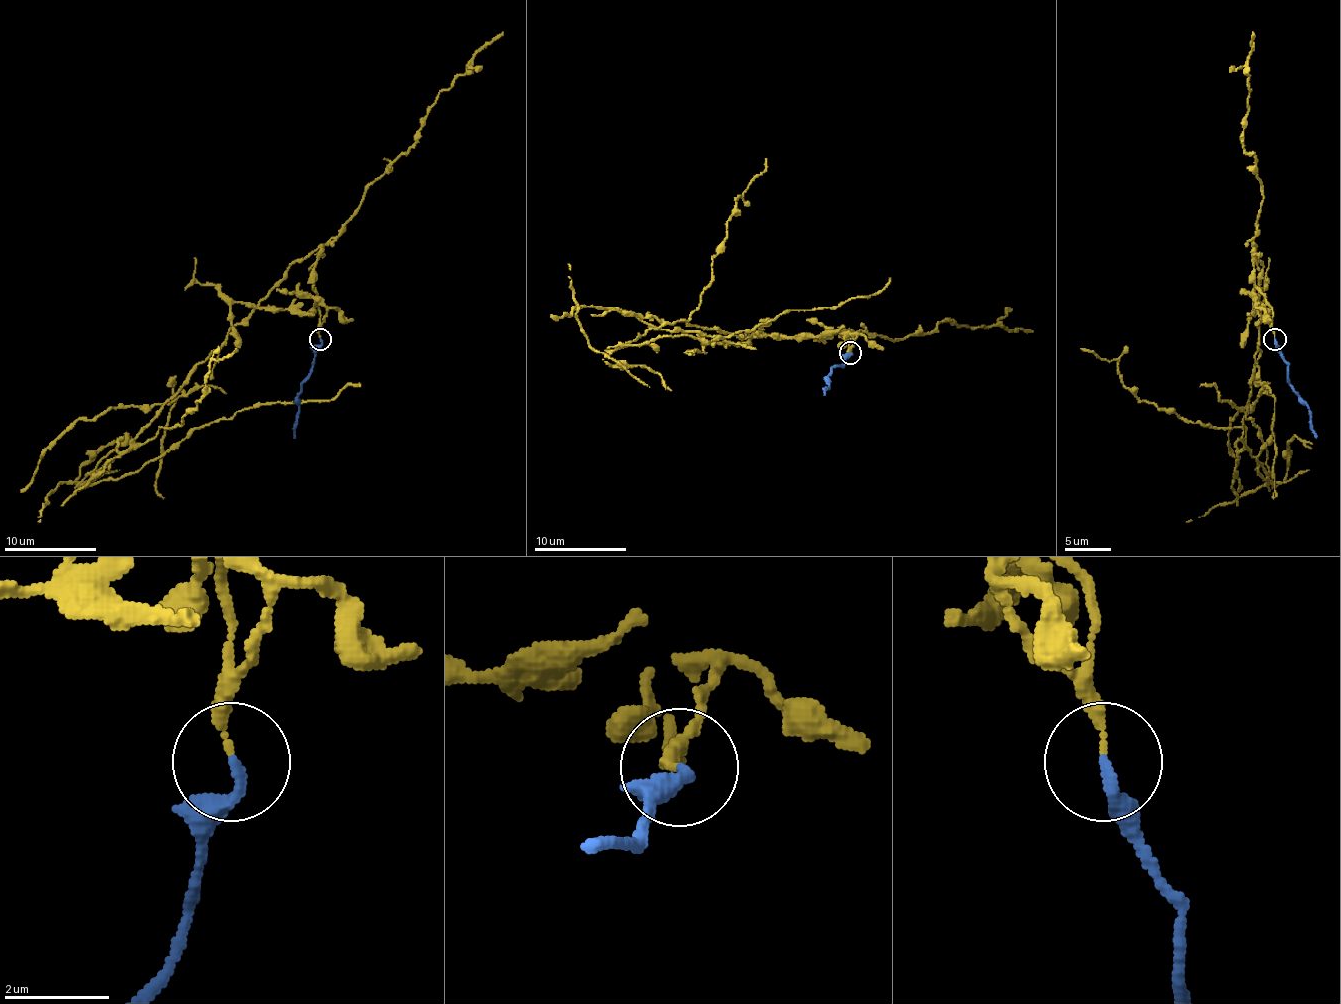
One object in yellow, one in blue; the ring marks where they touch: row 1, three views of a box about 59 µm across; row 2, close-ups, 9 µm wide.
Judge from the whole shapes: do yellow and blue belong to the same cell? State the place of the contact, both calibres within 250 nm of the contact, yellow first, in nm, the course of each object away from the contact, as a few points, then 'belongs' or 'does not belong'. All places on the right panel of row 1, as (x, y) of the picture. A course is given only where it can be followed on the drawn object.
at (1274, 339); 180 nm thick on the yellow side, 190 nm on the other; yellow runs (1275, 337), (1254, 250), (1261, 353), (1243, 427), (1268, 484), (1259, 429), (1215, 385), (1199, 385); blue runs (1275, 340), (1291, 385), (1309, 411), (1316, 438); does not belong

